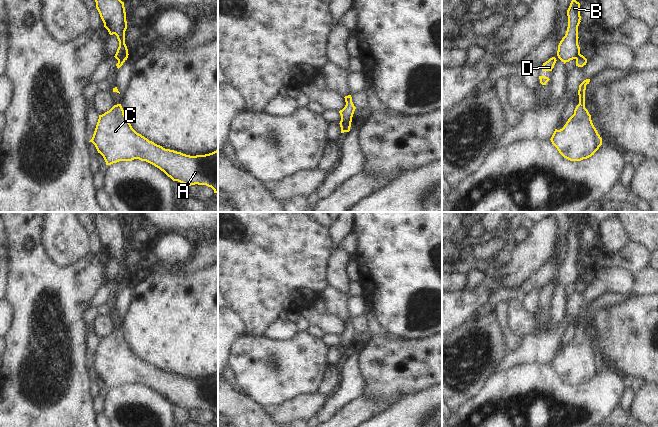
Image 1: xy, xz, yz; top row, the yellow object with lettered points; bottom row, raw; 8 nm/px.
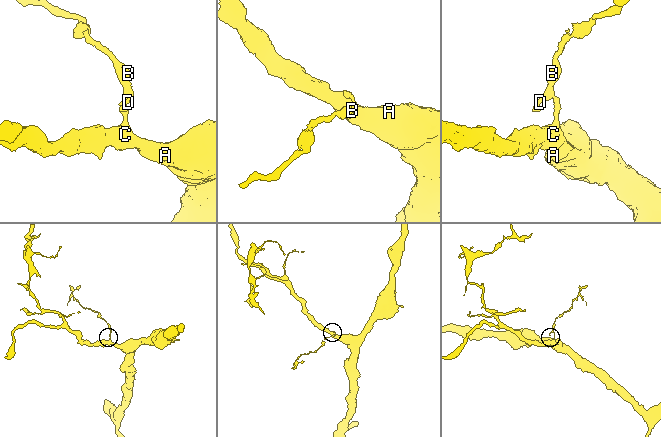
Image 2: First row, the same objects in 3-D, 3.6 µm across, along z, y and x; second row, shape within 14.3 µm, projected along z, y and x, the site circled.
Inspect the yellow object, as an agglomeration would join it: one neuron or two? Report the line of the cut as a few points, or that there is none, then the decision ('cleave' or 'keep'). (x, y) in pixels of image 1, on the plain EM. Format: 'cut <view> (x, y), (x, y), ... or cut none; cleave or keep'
cut xz (350, 347), (343, 346), (340, 348); cleave

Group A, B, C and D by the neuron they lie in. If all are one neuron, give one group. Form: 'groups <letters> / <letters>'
groups A C / B D

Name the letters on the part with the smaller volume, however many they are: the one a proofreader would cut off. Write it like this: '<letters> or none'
B, D.

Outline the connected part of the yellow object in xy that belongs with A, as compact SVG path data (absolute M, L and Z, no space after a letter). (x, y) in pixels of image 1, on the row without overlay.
M121 328L99 339L92 366L106 389L139 383L163 395L173 405L185 409L206 409L218 418L218 373L205 379L190 380L149 365L137 357Z

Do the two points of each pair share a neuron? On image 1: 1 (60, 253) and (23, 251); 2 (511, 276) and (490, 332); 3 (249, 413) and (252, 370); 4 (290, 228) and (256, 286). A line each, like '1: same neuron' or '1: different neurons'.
1: different neurons
2: different neurons
3: different neurons
4: same neuron

